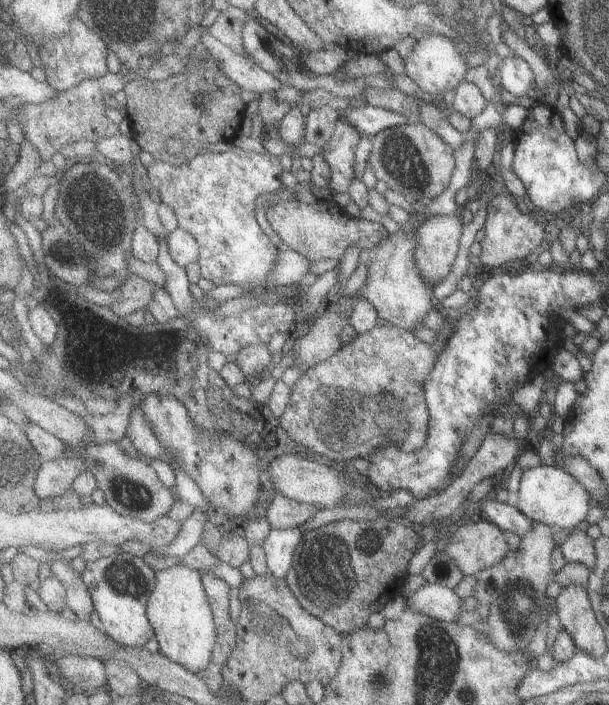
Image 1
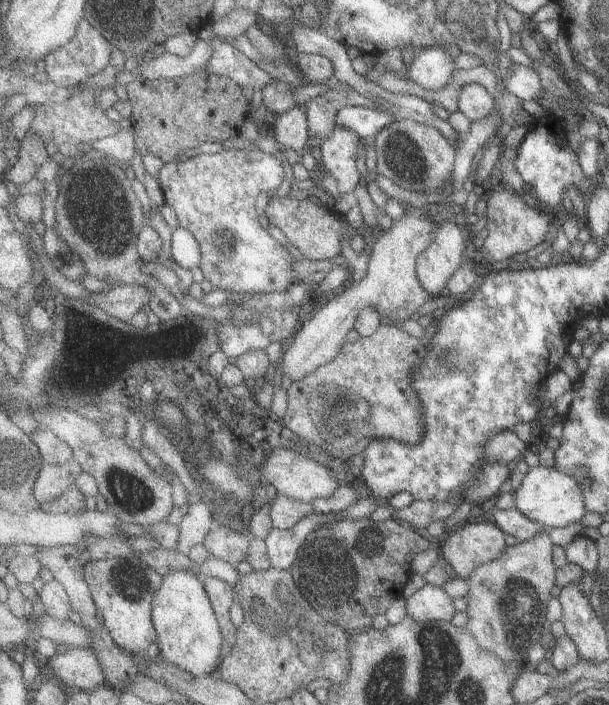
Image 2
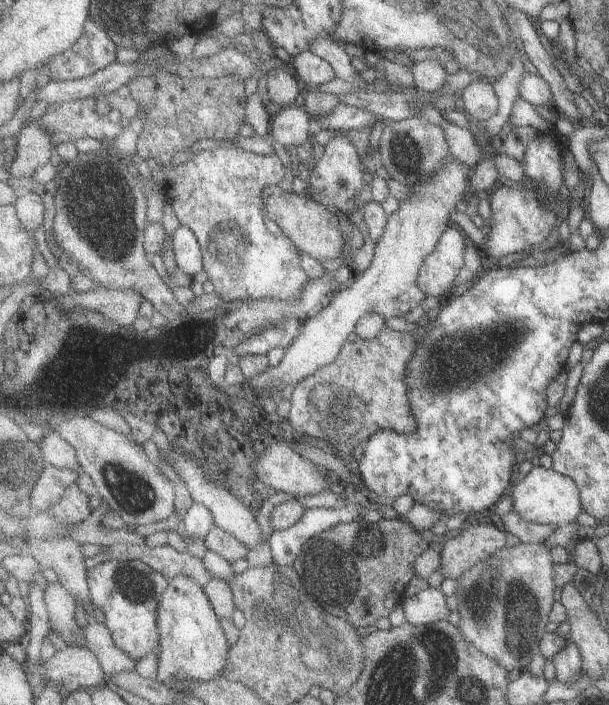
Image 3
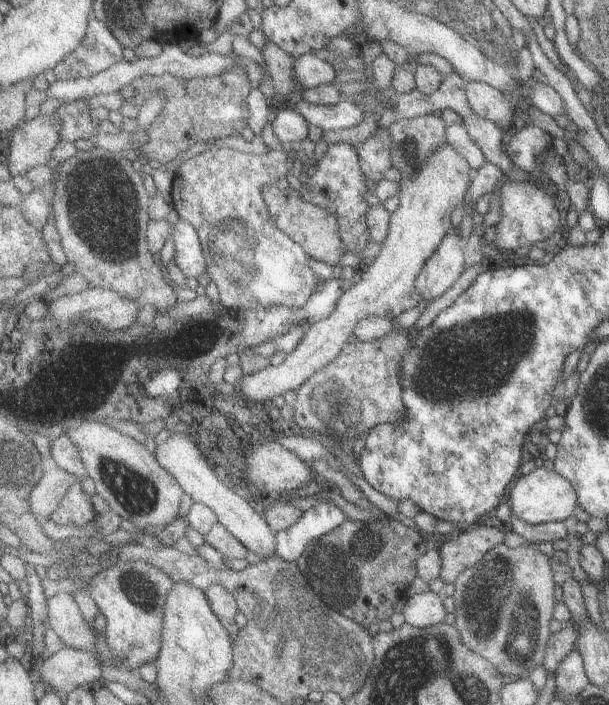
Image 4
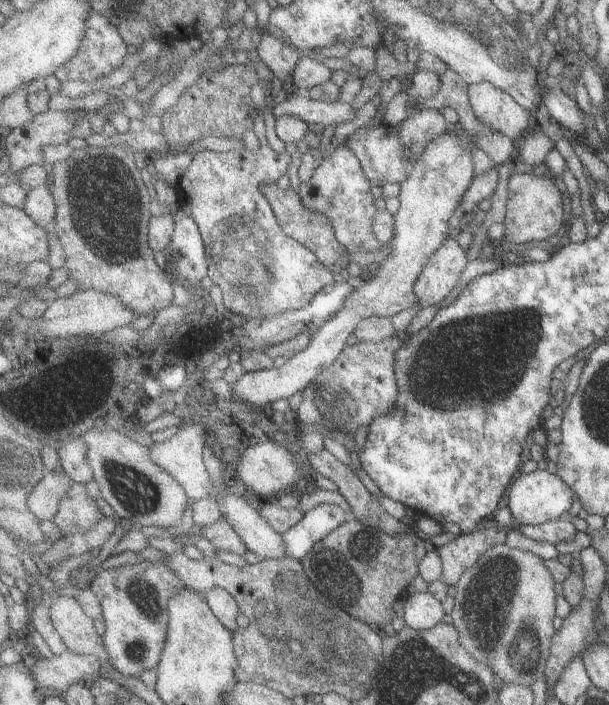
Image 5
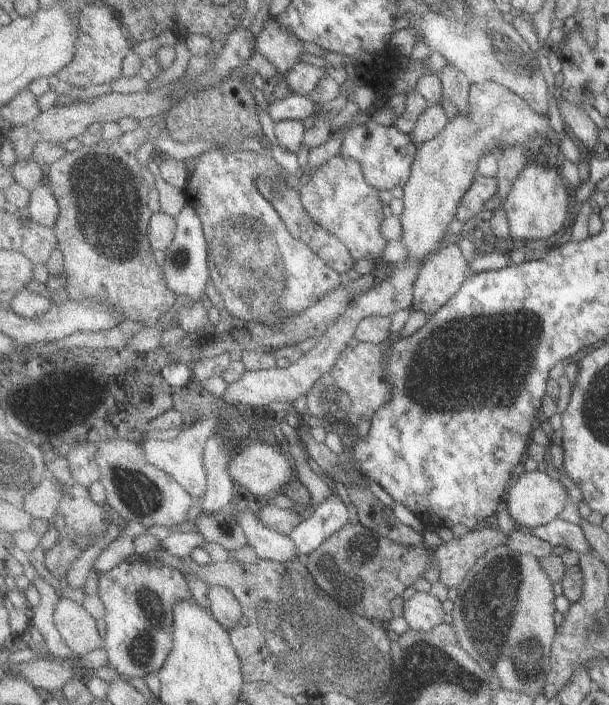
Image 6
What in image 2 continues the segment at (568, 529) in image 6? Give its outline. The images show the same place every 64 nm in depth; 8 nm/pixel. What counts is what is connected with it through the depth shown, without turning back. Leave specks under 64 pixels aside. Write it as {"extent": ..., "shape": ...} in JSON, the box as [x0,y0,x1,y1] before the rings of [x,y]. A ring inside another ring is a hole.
{"extent":[489,506,543,542],"shape":[[[493,506],[493,510],[489,510],[489,514],[493,516],[493,522],[507,534],[507,536],[517,536],[519,542],[533,538],[535,534],[539,534],[539,530],[543,530],[543,526],[539,522],[529,520],[525,514],[521,514],[515,506],[513,508],[501,508],[501,506]]]}

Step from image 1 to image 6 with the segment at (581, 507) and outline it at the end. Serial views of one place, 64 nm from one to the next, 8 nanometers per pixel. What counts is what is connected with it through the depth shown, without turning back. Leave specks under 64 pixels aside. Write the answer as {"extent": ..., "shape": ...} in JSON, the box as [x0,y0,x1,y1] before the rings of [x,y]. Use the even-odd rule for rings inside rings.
{"extent":[507,470,569,530],"shape":[[[535,470],[535,472],[519,472],[513,488],[509,490],[509,500],[507,500],[507,510],[511,514],[511,518],[515,520],[515,524],[523,530],[533,530],[533,528],[539,528],[539,526],[547,526],[551,524],[553,520],[559,518],[561,512],[565,512],[565,506],[567,506],[569,500],[569,494],[563,486],[561,480],[555,480],[551,478],[549,474],[541,472],[541,470]]]}

